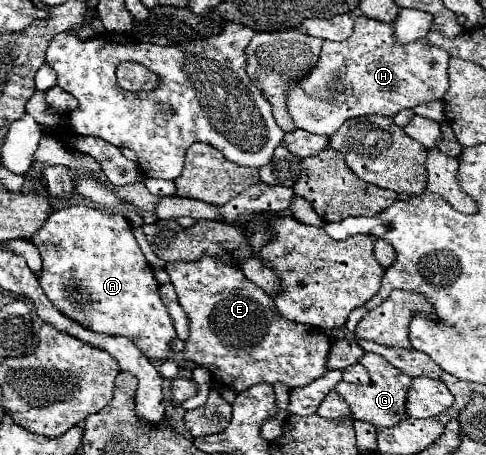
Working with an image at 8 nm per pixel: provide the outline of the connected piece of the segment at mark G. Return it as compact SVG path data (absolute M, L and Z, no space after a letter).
M367 352L361 358L361 364L369 370L371 382L366 385L356 385L341 380L335 390L345 398L345 402L349 404L349 410L353 412L353 416L357 420L365 420L369 424L373 424L375 428L391 428L395 424L399 424L401 420L407 418L407 392L409 392L409 384L411 378L407 374L403 374L401 370L393 368L389 362L381 355Z

